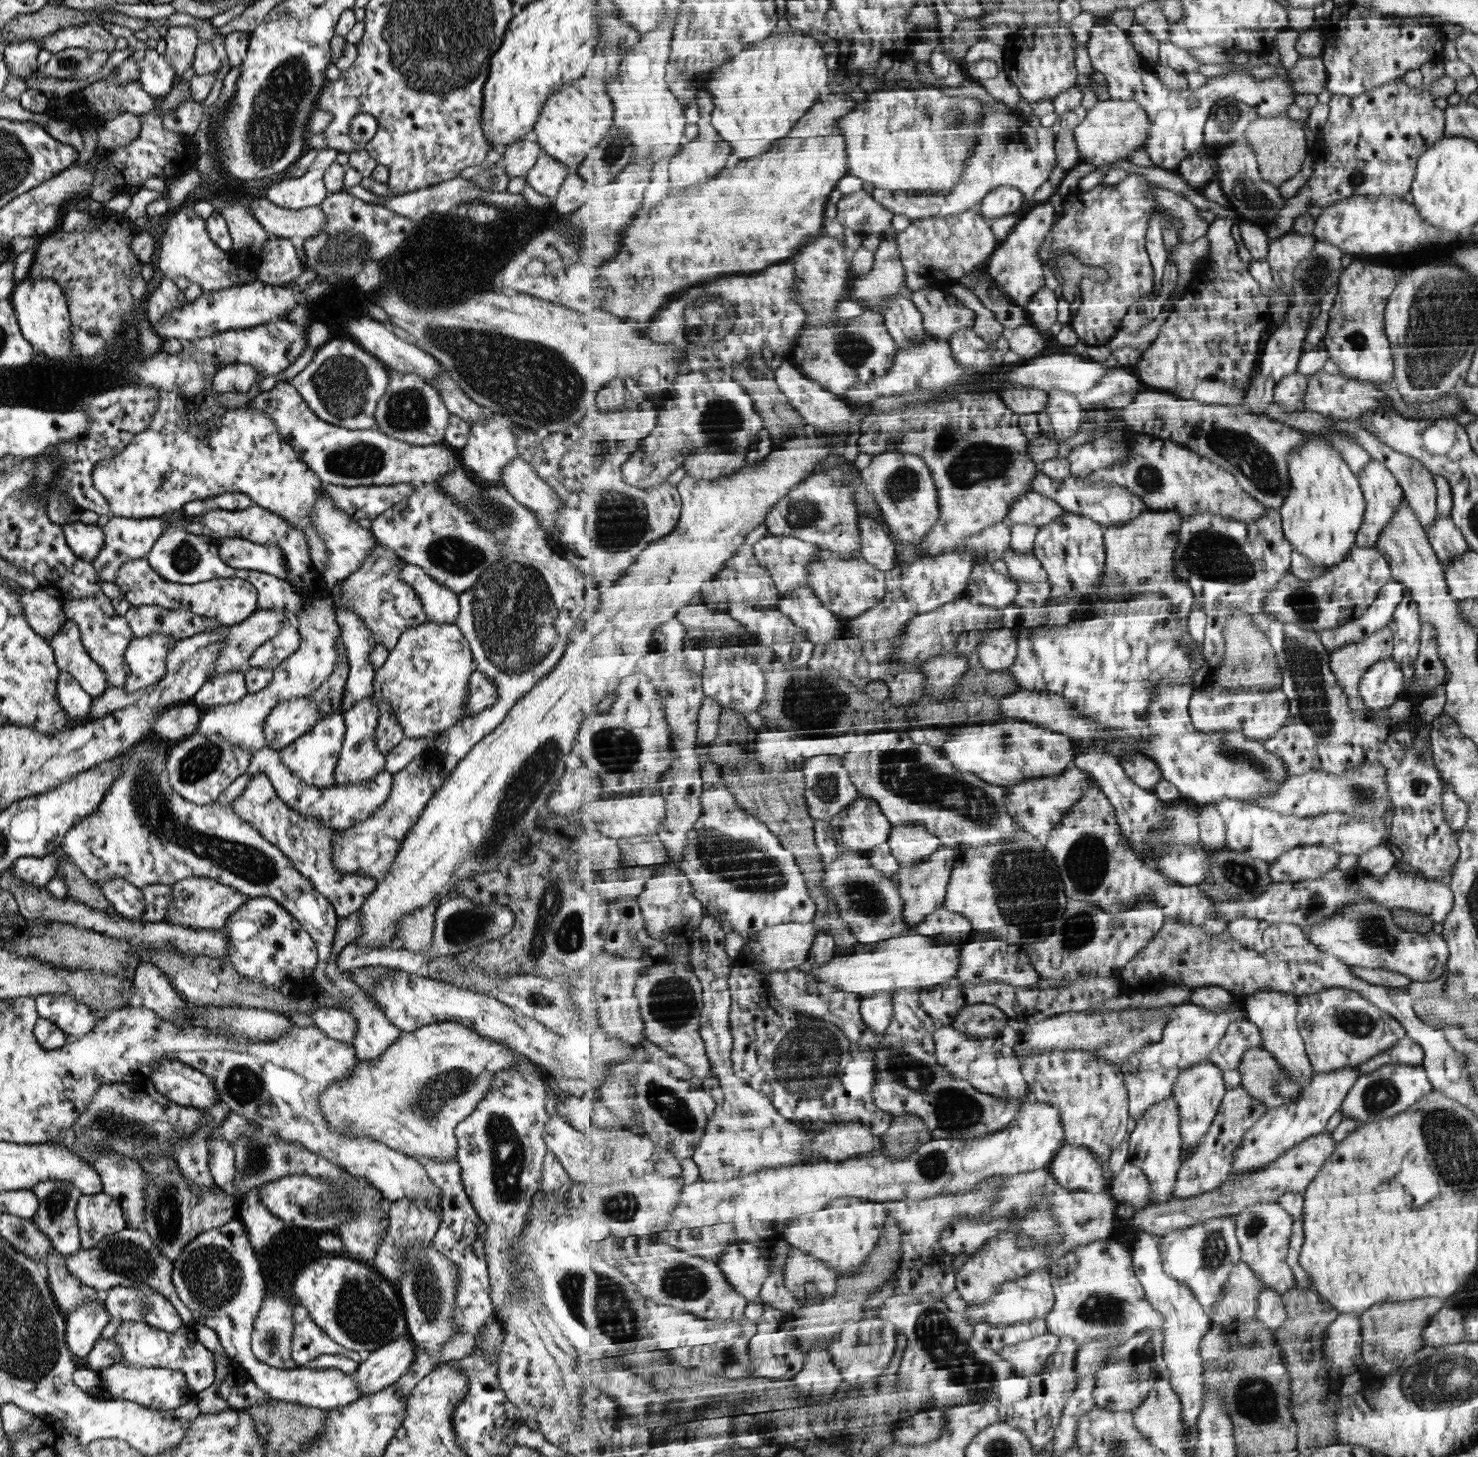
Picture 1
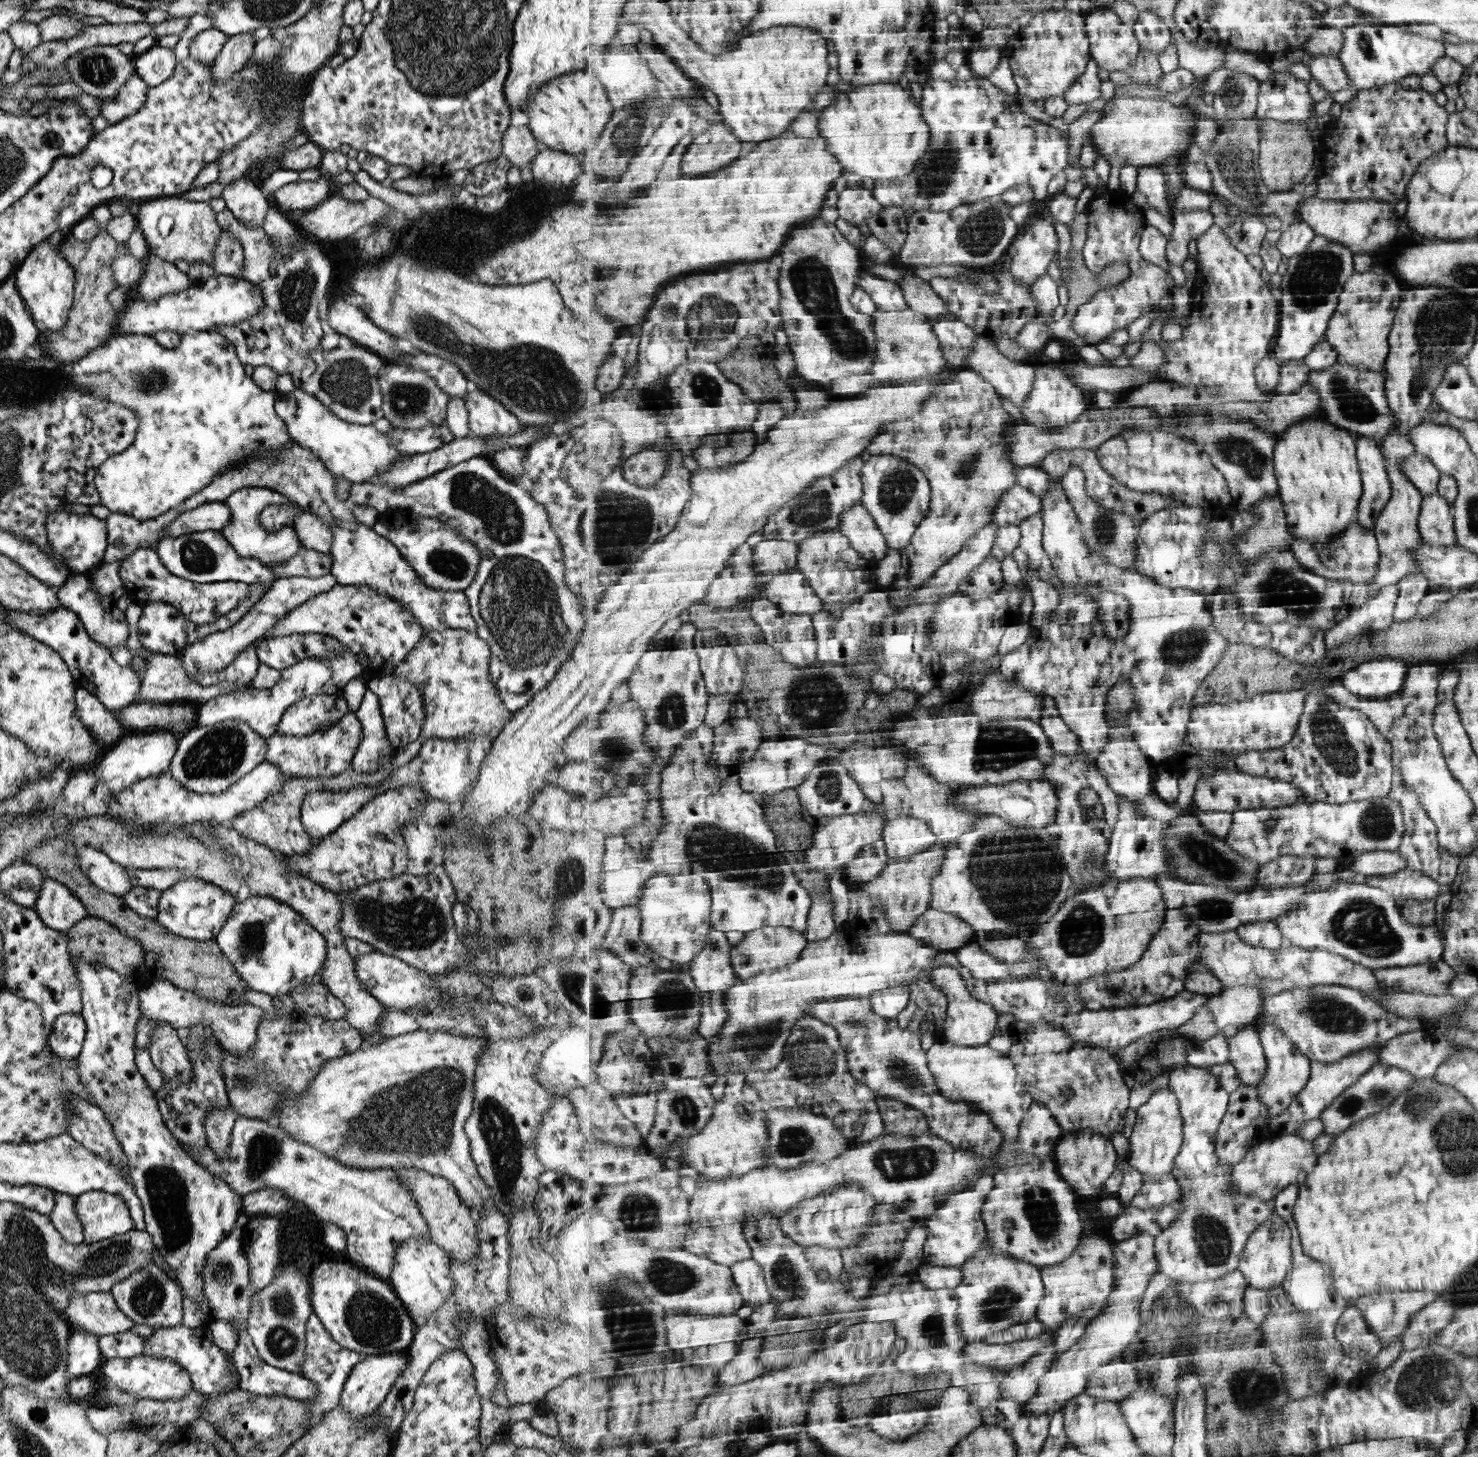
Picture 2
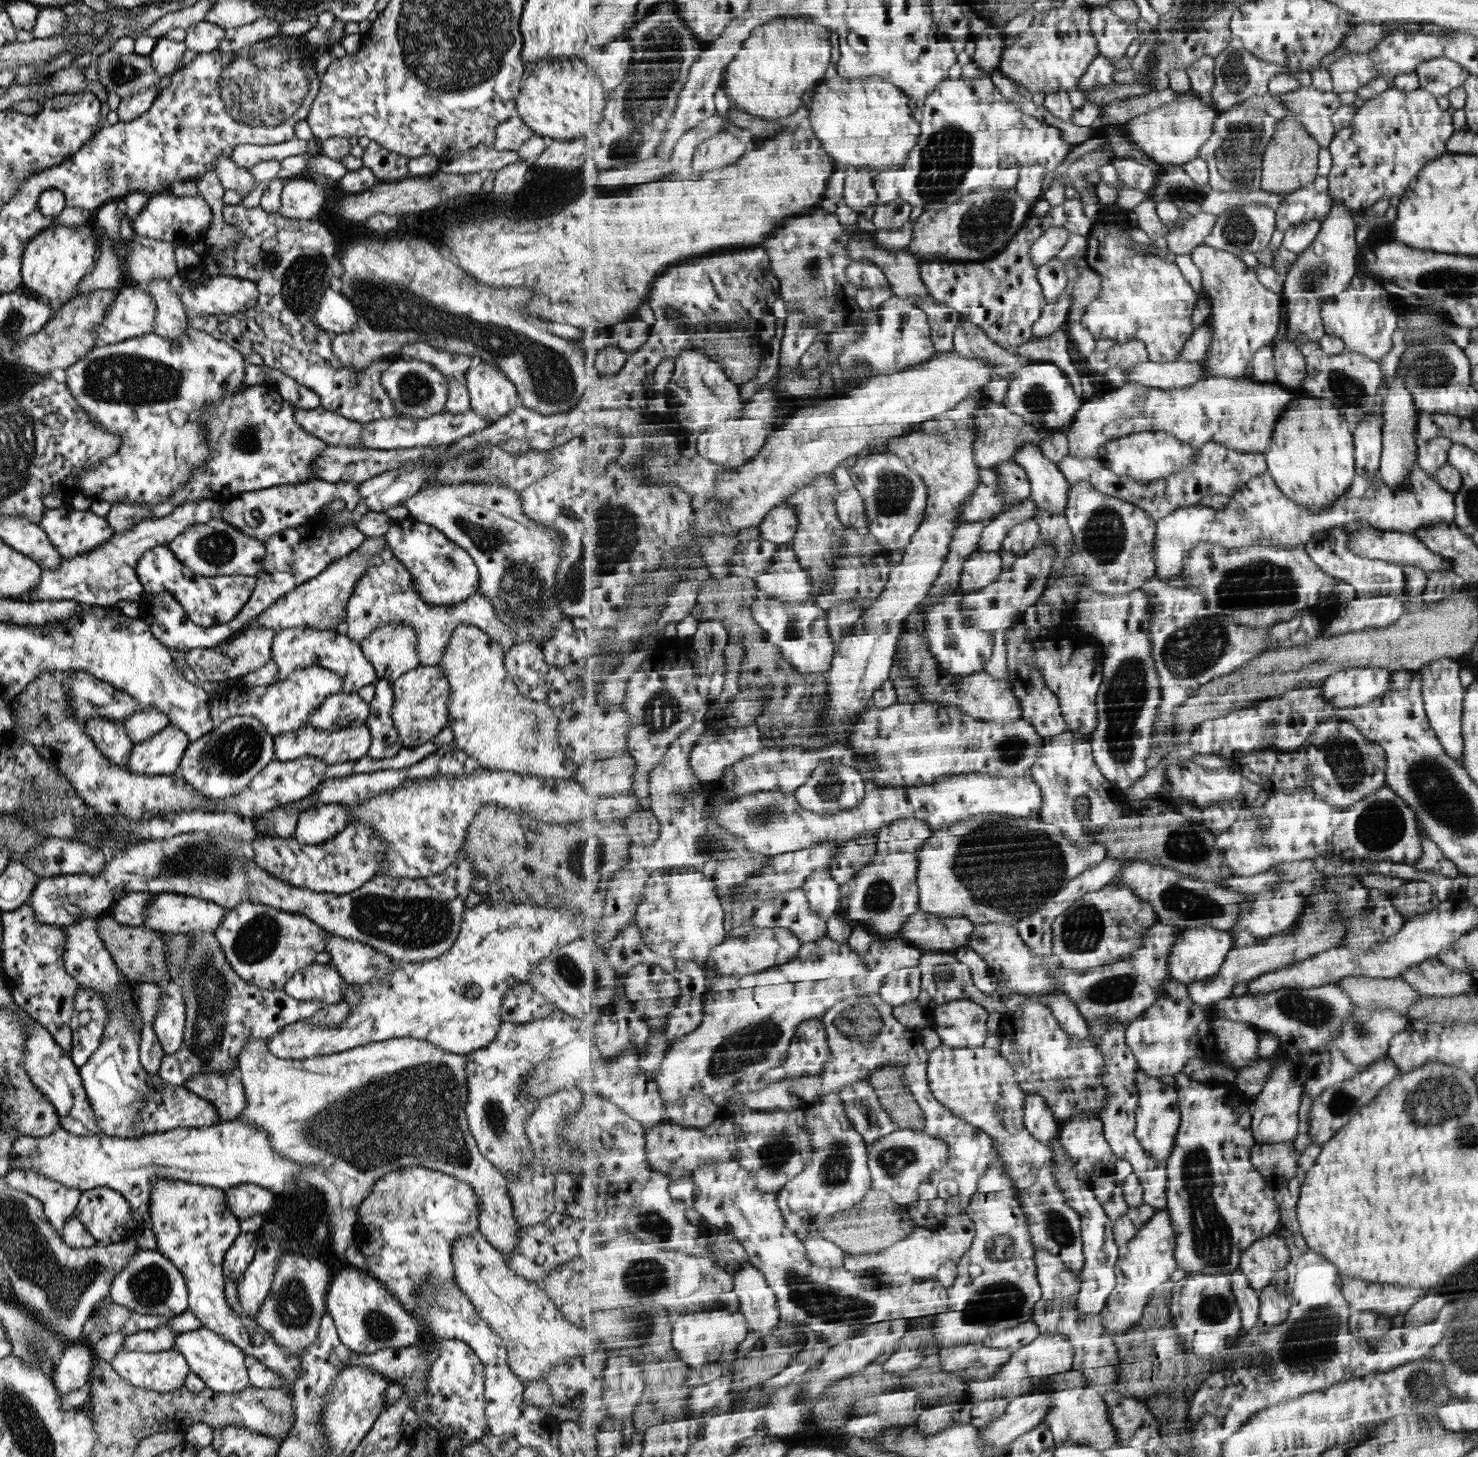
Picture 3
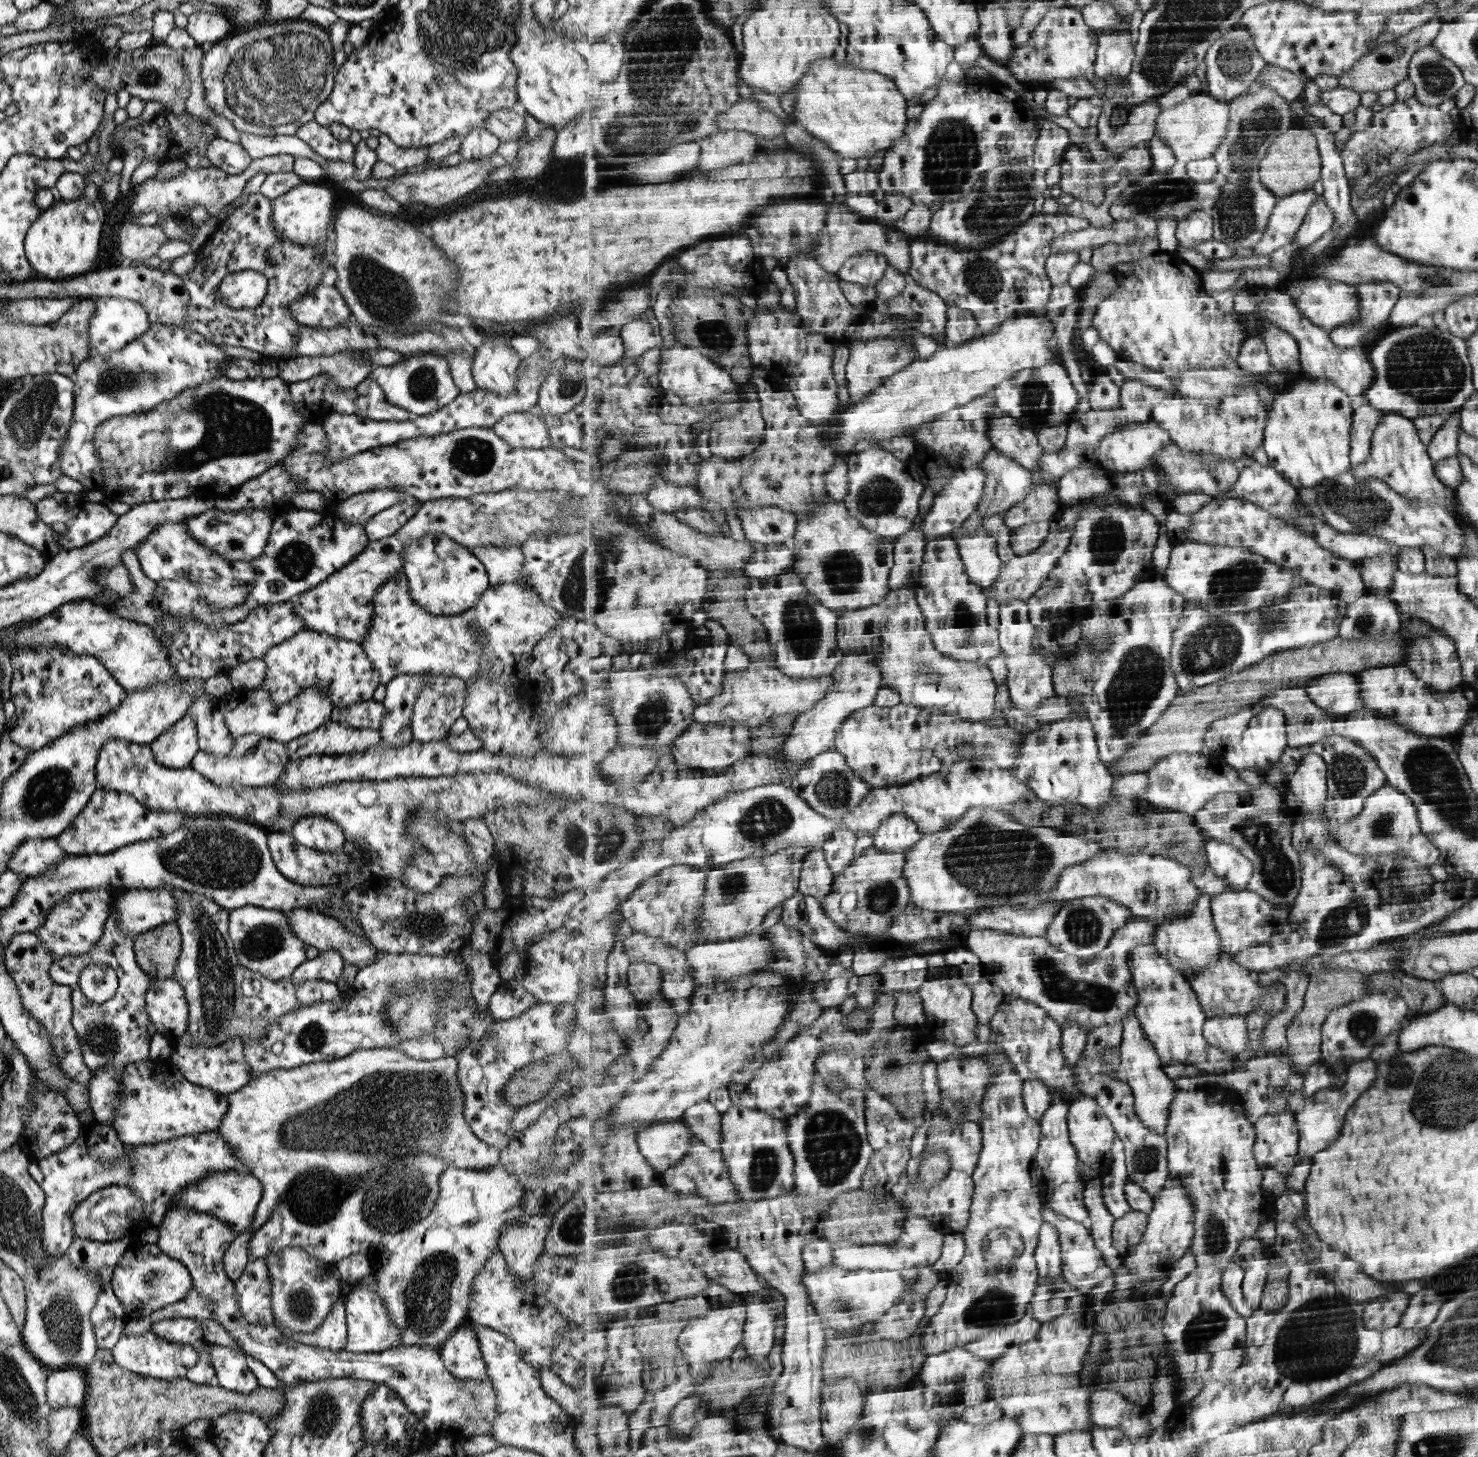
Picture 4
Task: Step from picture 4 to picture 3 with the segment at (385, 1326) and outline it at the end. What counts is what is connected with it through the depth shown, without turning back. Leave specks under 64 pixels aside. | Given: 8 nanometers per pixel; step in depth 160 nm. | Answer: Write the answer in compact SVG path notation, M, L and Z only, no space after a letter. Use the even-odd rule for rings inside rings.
M345 1267L331 1271L324 1298L326 1313L331 1317L339 1341L355 1354L373 1354L383 1349L411 1346L417 1341L418 1325L388 1292L366 1271Z

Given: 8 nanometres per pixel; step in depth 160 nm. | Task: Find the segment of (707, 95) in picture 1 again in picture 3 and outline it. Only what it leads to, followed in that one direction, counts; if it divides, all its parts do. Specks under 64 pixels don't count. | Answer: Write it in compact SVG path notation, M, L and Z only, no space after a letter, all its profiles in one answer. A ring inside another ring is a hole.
M725 130L705 139L695 152L693 168L695 170L713 170L717 164L729 166L737 164L737 161L745 154L747 146L739 140L735 134Z

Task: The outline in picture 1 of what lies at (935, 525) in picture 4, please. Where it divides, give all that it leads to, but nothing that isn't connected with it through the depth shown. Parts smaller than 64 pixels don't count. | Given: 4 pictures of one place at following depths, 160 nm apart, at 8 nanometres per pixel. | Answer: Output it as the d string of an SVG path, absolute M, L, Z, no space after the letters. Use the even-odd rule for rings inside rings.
M1033 490L1025 493L1011 507L1007 522L1041 527L1061 519L1067 511L1049 497Z

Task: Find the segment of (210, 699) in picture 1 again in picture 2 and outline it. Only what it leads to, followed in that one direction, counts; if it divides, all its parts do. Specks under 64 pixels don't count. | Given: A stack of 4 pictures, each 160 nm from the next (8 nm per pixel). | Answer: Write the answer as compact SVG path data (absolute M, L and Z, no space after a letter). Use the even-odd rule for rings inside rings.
M251 643L225 668L215 672L202 672L196 682L200 686L211 686L211 684L217 684L218 682L229 682L229 684L236 684L238 689L245 688L255 676L259 665L260 662L257 660L255 643Z

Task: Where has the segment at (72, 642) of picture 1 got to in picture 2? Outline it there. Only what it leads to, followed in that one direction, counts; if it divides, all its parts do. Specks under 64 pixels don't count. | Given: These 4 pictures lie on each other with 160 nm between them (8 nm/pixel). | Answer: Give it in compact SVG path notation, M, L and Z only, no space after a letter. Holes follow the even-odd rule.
M58 606L45 614L27 614L18 610L8 610L8 621L20 628L27 636L49 646L65 663L77 687L96 696L109 711L123 708L132 702L134 694L140 687L140 680L130 667L119 666L111 653L95 643L85 632L74 612Z

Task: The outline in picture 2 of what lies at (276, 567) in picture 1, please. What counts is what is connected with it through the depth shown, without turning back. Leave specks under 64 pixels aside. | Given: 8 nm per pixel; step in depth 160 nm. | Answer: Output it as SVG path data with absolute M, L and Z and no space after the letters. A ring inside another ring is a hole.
M243 487L232 492L223 503L227 506L229 518L235 520L235 534L222 537L229 543L229 546L233 547L233 550L241 558L256 558L263 566L269 569L270 566L274 566L276 562L287 560L298 551L300 544L295 536L292 524L284 527L283 536L281 538L271 538L274 532L267 532L257 521L257 518L261 516L261 510L263 510L265 506L269 506L269 504L275 504L275 506L283 506L283 504L289 506L289 504L291 504L297 512L305 512L301 511L301 509L286 496L271 489L266 489L265 487Z

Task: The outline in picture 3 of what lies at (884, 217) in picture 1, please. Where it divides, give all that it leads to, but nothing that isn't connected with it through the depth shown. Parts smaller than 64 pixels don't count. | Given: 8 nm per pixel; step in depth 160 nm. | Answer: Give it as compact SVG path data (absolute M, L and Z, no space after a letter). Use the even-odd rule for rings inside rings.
M859 168L857 170L850 169L847 180L846 200L858 210L865 208L868 212L874 209L873 202L877 200L877 188L873 187L873 180L877 174L870 172L868 169Z

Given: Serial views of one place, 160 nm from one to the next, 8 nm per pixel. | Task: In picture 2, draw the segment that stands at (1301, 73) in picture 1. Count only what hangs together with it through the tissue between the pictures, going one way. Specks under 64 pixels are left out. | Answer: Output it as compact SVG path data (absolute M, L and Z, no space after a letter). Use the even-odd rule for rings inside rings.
M1317 56L1310 61L1311 80L1315 79L1327 92L1334 93L1350 86L1350 78L1337 56Z

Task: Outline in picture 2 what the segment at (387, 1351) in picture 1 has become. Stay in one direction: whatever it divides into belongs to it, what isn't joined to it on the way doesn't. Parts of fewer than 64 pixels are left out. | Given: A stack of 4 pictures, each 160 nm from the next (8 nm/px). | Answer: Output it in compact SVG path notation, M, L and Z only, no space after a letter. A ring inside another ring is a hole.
M397 1351L391 1354L362 1357L360 1362L353 1366L343 1383L338 1403L339 1408L343 1408L343 1412L352 1414L356 1419L369 1413L375 1413L393 1387L395 1379L405 1369L406 1363L405 1353Z

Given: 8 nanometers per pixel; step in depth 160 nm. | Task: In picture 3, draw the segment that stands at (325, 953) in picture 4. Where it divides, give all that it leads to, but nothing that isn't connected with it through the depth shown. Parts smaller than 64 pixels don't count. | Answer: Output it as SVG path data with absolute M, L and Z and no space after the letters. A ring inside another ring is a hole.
M311 963L289 977L282 990L297 1001L317 1001L322 1004L338 1004L342 1000L339 989L342 978L329 963Z

